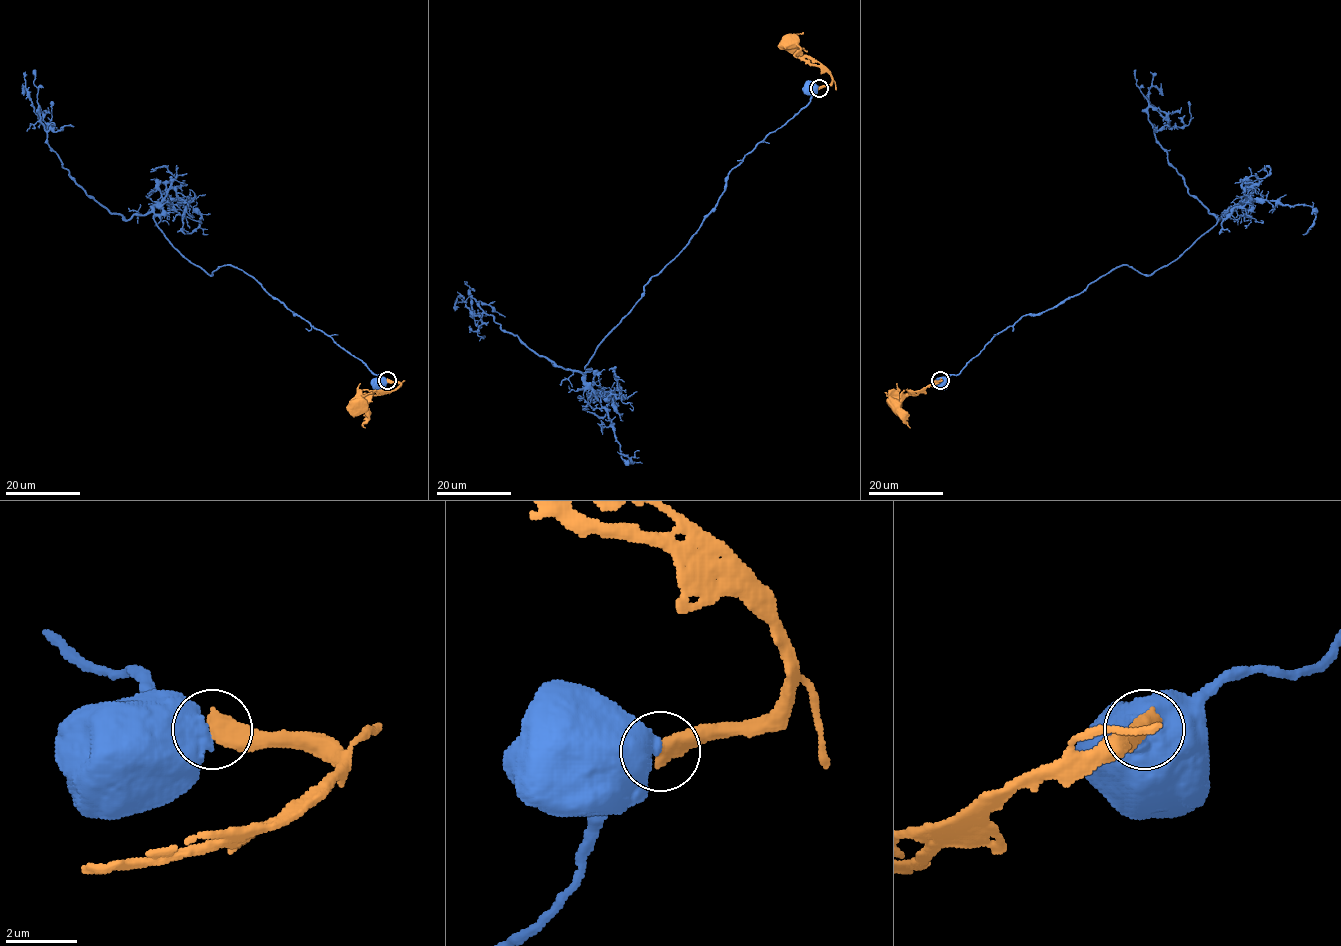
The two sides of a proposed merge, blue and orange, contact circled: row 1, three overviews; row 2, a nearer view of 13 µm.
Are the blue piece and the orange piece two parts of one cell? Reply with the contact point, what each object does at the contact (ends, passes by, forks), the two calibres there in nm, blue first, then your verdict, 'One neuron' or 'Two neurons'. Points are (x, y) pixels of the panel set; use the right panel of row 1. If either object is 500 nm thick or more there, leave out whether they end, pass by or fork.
Place: (940, 380). Thickness 850 nm (blue) against 550 nm. Two neurons

